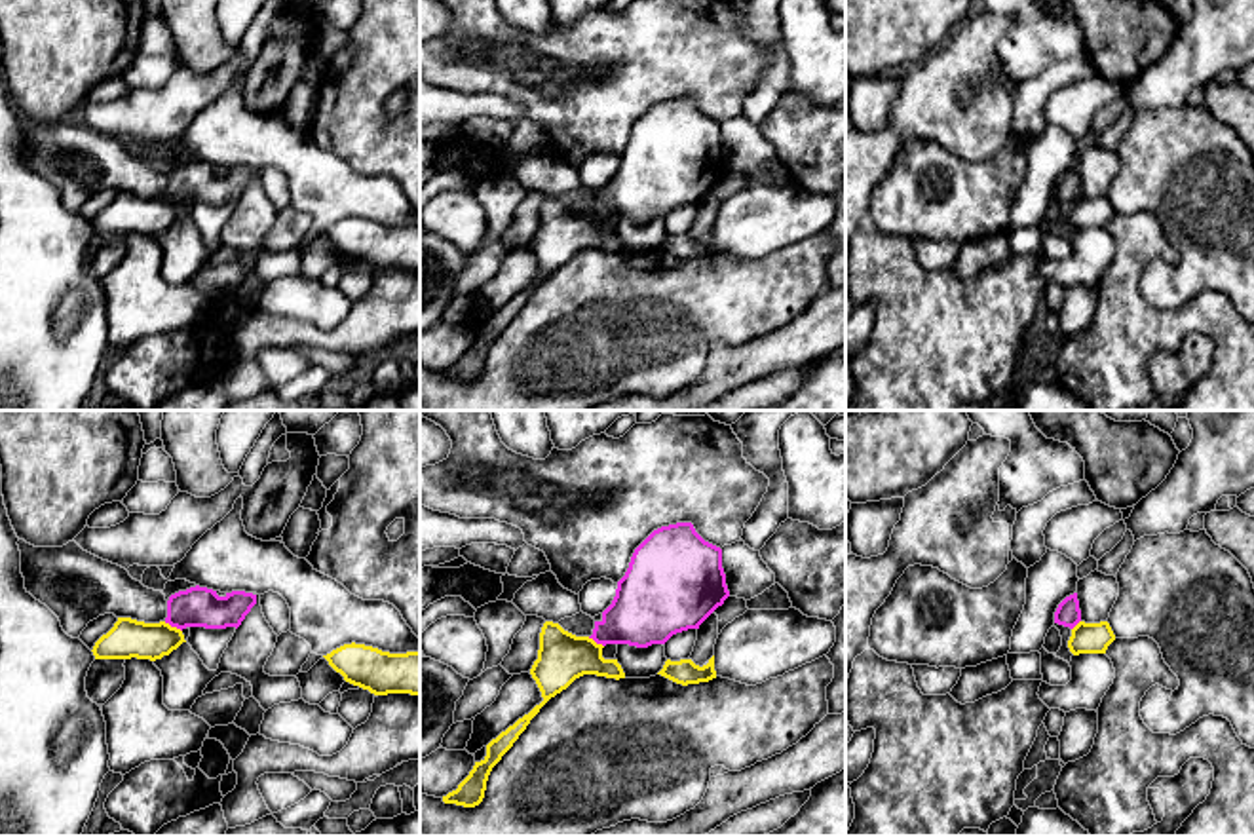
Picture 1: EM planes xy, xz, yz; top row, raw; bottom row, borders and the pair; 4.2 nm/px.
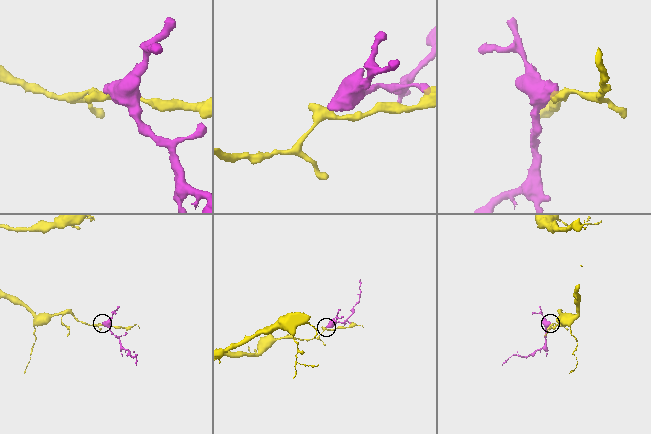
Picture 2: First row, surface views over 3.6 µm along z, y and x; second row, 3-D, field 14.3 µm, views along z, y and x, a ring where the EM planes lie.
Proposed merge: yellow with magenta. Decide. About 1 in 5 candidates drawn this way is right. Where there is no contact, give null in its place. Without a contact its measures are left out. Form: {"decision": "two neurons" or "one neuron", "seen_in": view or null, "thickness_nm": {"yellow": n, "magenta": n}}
{"decision": "two neurons", "seen_in": "xy", "thickness_nm": {"yellow": 160, "magenta": 180}}

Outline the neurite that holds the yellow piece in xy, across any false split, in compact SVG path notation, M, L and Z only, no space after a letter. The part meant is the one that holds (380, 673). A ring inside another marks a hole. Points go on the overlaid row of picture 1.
M352 642L323 657L346 682L374 695L420 695L420 652L390 654Z

